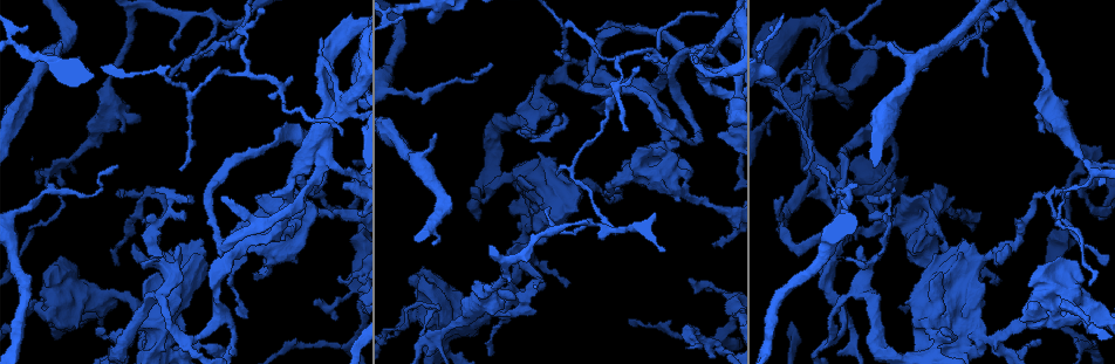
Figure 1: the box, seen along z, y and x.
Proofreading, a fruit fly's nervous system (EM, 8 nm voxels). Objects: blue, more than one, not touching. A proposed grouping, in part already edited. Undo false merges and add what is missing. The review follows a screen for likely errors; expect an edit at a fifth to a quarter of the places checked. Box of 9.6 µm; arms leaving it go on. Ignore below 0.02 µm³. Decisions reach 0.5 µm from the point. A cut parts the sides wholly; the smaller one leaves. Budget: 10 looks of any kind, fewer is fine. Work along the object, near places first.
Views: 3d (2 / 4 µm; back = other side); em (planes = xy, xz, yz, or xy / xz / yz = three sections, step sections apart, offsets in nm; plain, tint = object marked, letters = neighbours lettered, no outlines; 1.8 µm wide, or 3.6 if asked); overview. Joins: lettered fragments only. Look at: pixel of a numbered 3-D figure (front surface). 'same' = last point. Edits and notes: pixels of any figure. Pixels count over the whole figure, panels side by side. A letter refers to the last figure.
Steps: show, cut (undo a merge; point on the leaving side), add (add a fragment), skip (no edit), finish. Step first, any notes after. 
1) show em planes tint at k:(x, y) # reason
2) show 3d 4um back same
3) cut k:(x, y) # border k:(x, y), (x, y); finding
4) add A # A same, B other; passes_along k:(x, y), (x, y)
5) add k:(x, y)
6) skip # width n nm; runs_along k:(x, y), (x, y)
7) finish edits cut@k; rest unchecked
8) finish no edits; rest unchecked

show em 3.6um xz step 4 tint at 1:(233, 24) # branch point

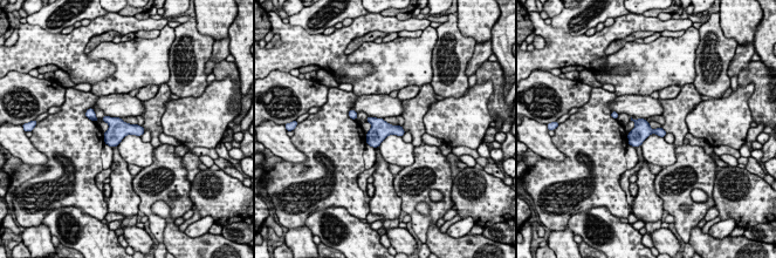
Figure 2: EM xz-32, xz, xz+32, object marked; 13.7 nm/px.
show em 3.6um yz step 8 letters same # cut it another way

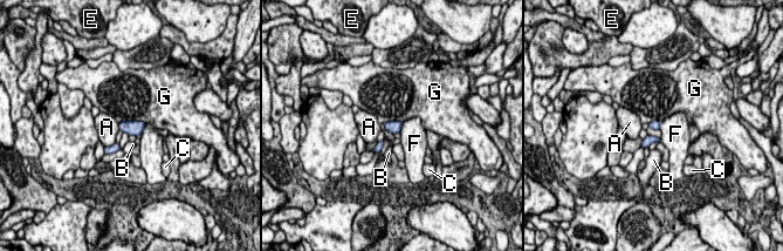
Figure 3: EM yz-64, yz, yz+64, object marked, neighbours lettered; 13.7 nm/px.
skip # longest_contact G 300 nm; A other, B other, C other, E other, F other, G other; border 3:(145, 123), (139, 136); one neuron here

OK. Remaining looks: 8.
show em yz step 16 tint at 1:(241, 30)

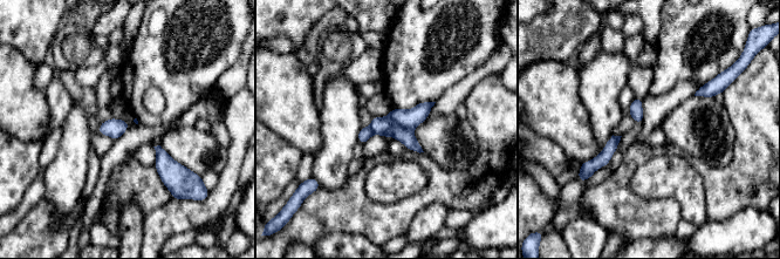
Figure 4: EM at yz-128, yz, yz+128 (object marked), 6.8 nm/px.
show em xz step 4 letters same # cut it another way

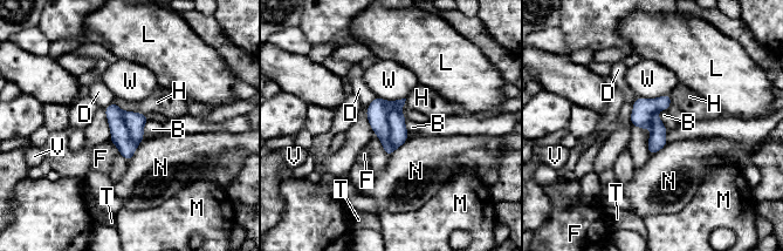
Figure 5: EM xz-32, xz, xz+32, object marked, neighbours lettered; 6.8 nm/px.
cut 5:(398, 133) # B other, D other, F other, H other, L other, M other, N other, T other, V other, W other; border 5:(397, 109), (387, 115), (395, 149); a second neuron is stuck on

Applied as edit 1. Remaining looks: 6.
show overview

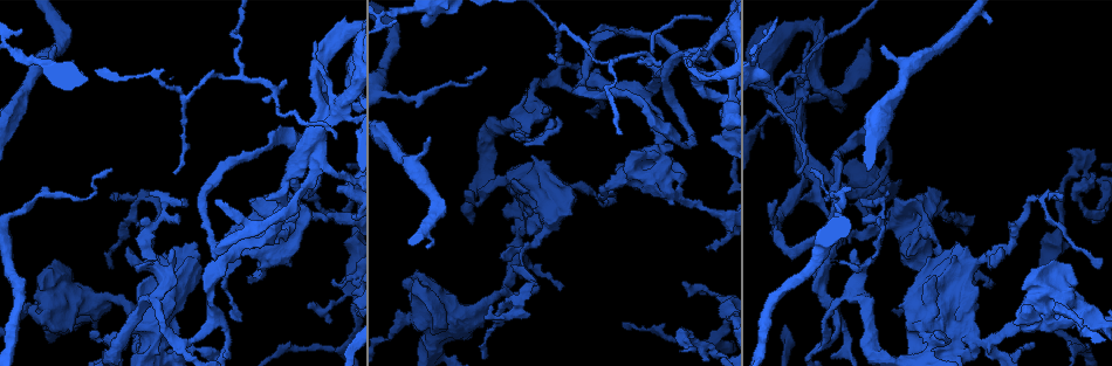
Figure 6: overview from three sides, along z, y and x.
show 3d 2um at 6:(326, 121)

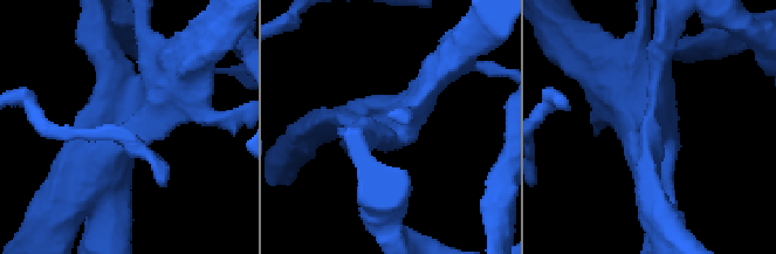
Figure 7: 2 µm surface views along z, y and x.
show em planes letters at 7:(125, 127) # need the tissue

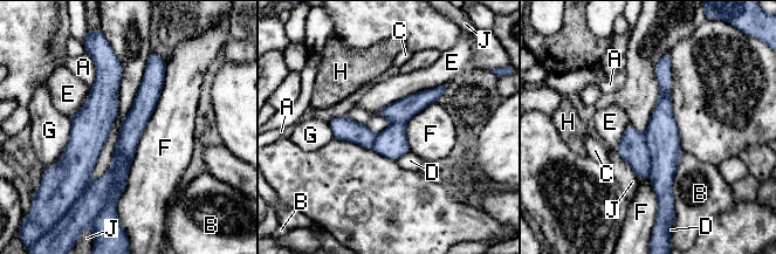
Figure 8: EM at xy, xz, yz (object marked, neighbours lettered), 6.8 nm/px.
skip # A other, B other, C other, D other, E other, F other, G other, H other, J other; runs_along 8:(664, 62), (660, 200); continuous, no second neuron

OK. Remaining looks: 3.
show em yz step 8 tint at 6:(185, 340) # three-way junction

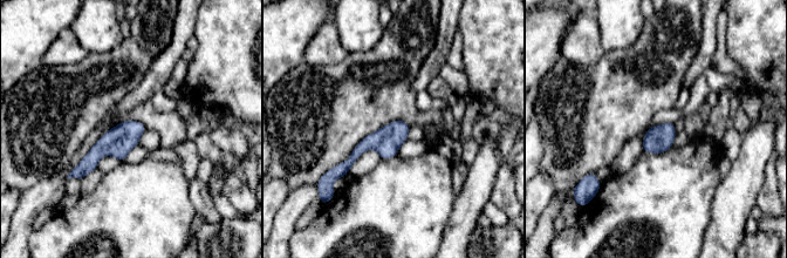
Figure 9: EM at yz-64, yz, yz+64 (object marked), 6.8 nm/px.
show em planes letters same

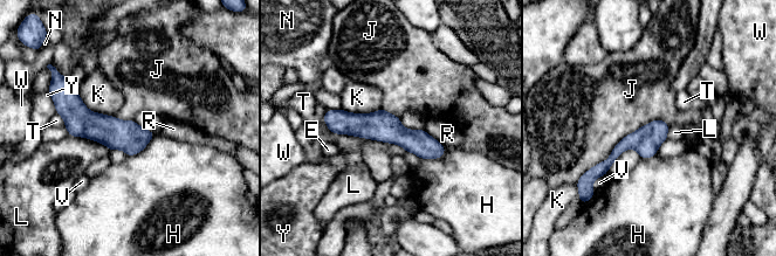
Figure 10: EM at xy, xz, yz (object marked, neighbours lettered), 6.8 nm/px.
skip # longest_contact J 650 nm; E other, H other, J other, K other, L other, N other, R other, T other, V other, W other, Y other; border 10:(670, 125), (639, 126), (585, 172); all the same neuron

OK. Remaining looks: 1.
finish edits cut@5; rest unchecked

